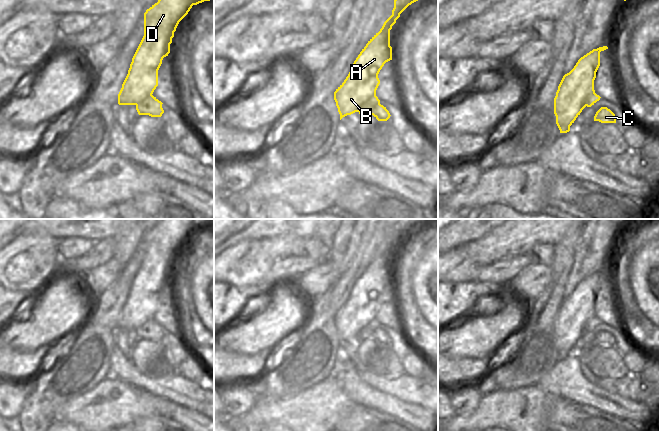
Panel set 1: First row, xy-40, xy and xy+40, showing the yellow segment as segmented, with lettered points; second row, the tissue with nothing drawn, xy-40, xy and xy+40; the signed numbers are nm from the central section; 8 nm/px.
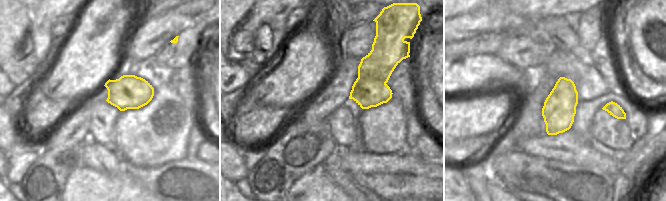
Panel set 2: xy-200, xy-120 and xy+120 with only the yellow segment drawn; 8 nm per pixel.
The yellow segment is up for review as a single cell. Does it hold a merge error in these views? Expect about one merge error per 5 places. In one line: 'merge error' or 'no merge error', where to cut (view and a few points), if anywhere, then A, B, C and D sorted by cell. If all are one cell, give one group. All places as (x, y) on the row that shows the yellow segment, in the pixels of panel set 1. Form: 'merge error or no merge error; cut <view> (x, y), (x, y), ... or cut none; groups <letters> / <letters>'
merge error; cut xy (375, 94), (357, 111); groups A B D / C

